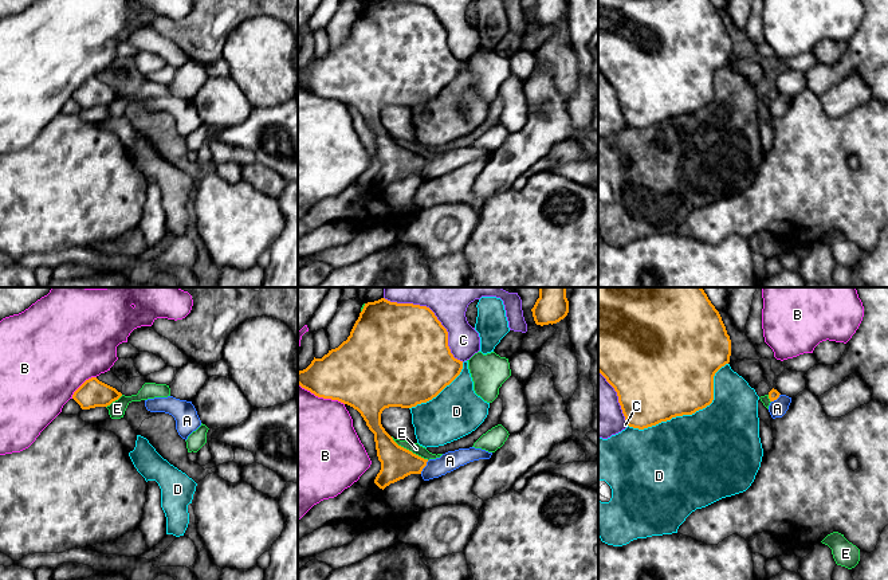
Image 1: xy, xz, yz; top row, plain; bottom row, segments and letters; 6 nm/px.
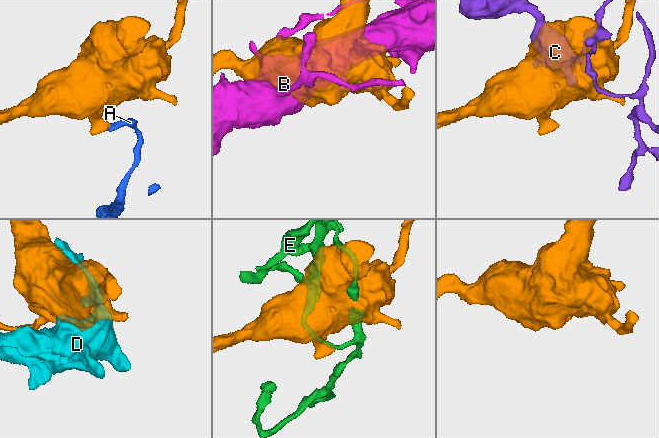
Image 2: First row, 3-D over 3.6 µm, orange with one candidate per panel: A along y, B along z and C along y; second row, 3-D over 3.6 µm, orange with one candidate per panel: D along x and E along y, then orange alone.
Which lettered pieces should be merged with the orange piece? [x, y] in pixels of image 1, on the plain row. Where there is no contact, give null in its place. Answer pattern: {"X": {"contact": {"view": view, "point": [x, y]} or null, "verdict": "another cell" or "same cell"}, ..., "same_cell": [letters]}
{"A": {"contact": {"view": "xz", "point": [424, 165]}, "verdict": "another cell"}, "B": {"contact": {"view": "xz", "point": [321, 95]}, "verdict": "another cell"}, "C": {"contact": {"view": "xz", "point": [436, 16]}, "verdict": "another cell"}, "D": {"contact": {"view": "yz", "point": [690, 113]}, "verdict": "another cell"}, "E": {"contact": {"view": "xz", "point": [408, 149]}, "verdict": "another cell"}, "same_cell": []}

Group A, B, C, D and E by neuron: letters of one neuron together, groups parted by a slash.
A / B / C / D / E

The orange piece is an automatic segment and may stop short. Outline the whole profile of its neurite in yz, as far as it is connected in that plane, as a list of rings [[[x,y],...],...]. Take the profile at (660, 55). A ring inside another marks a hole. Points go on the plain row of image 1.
[[[598,0],[598,71],[617,91],[629,126],[644,129],[710,105],[714,75],[730,55],[730,35],[711,0]]]

